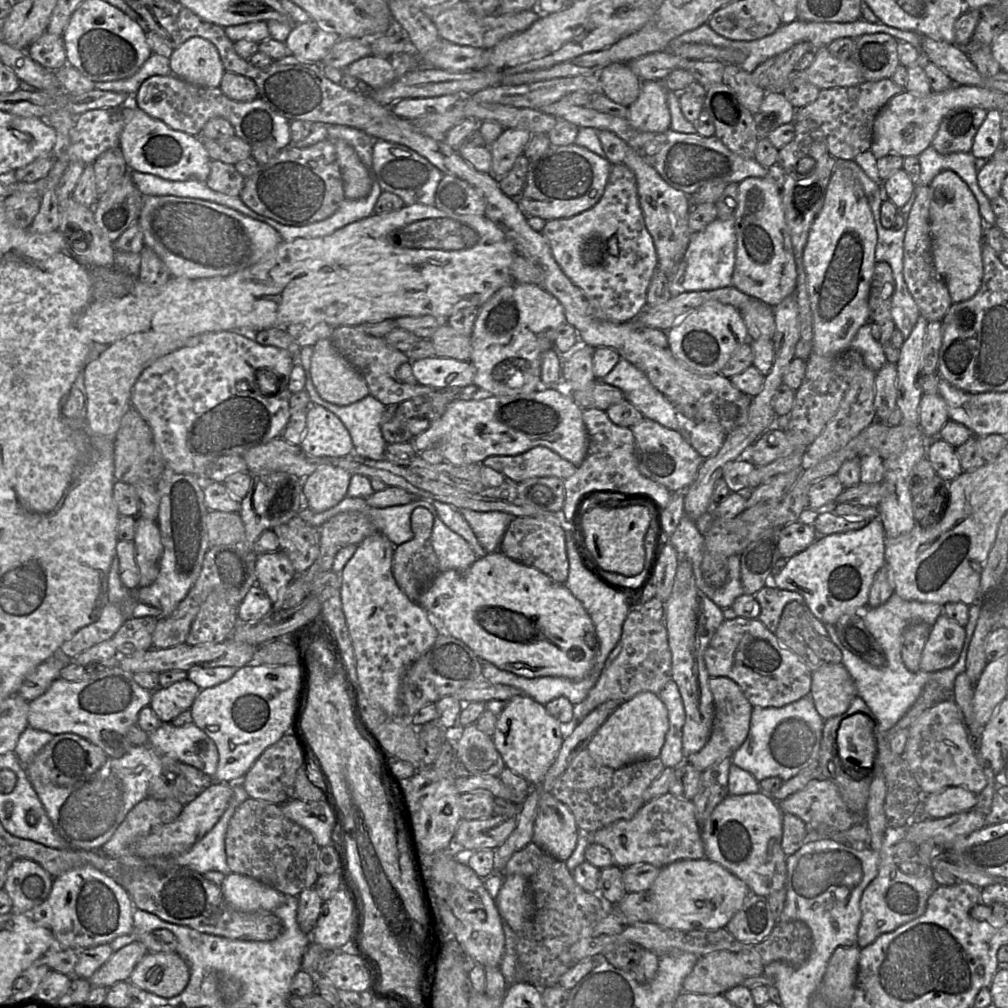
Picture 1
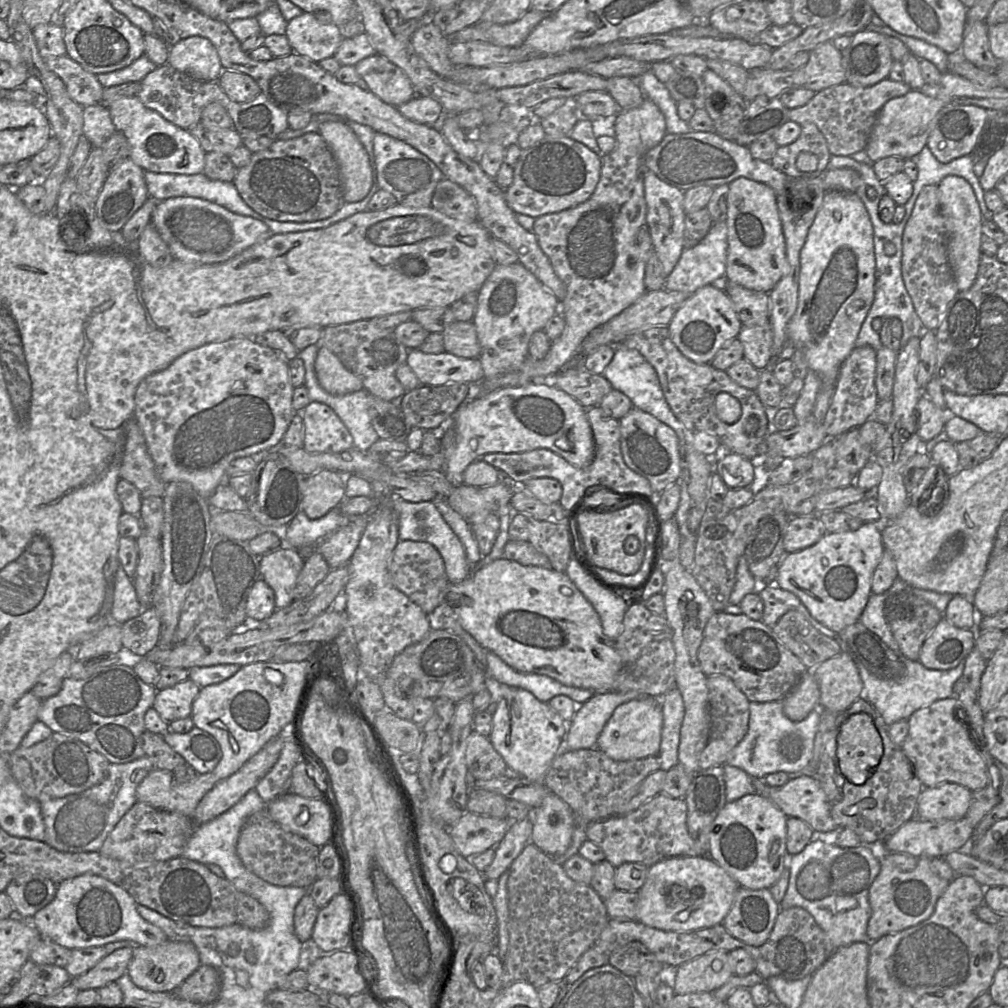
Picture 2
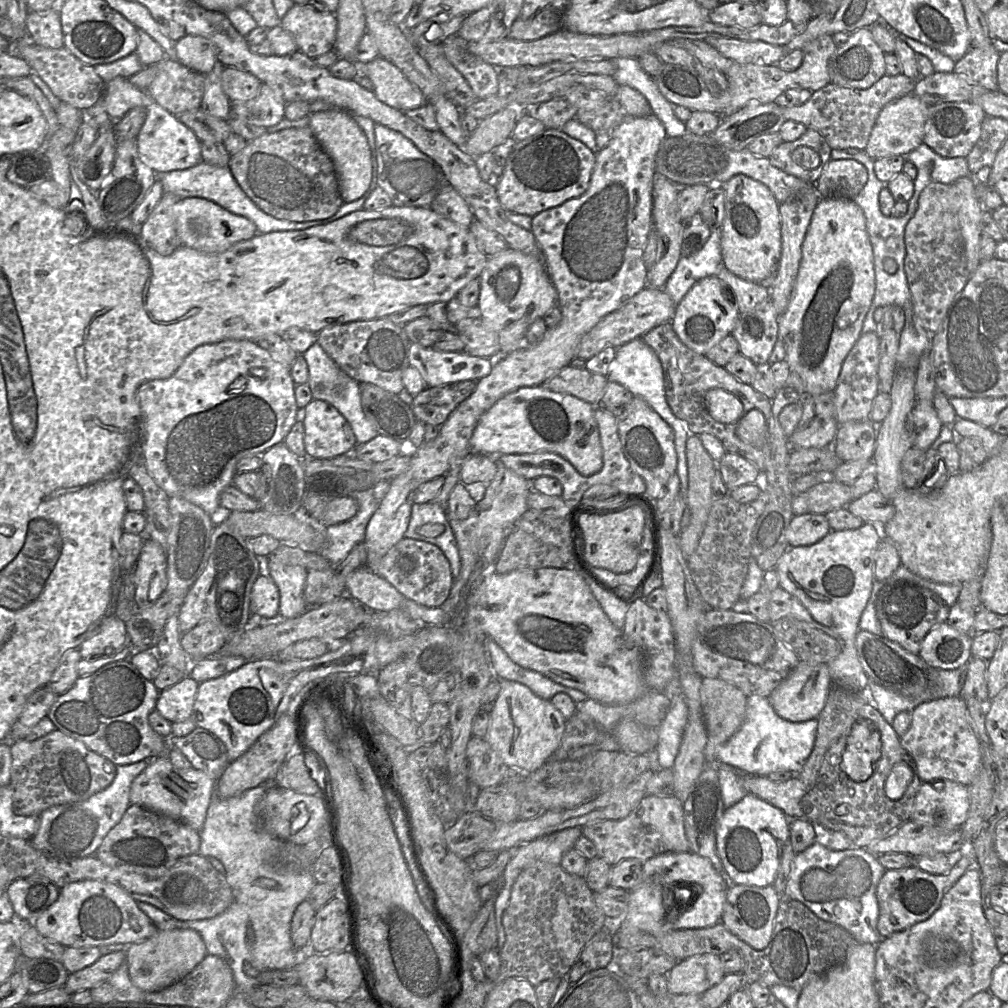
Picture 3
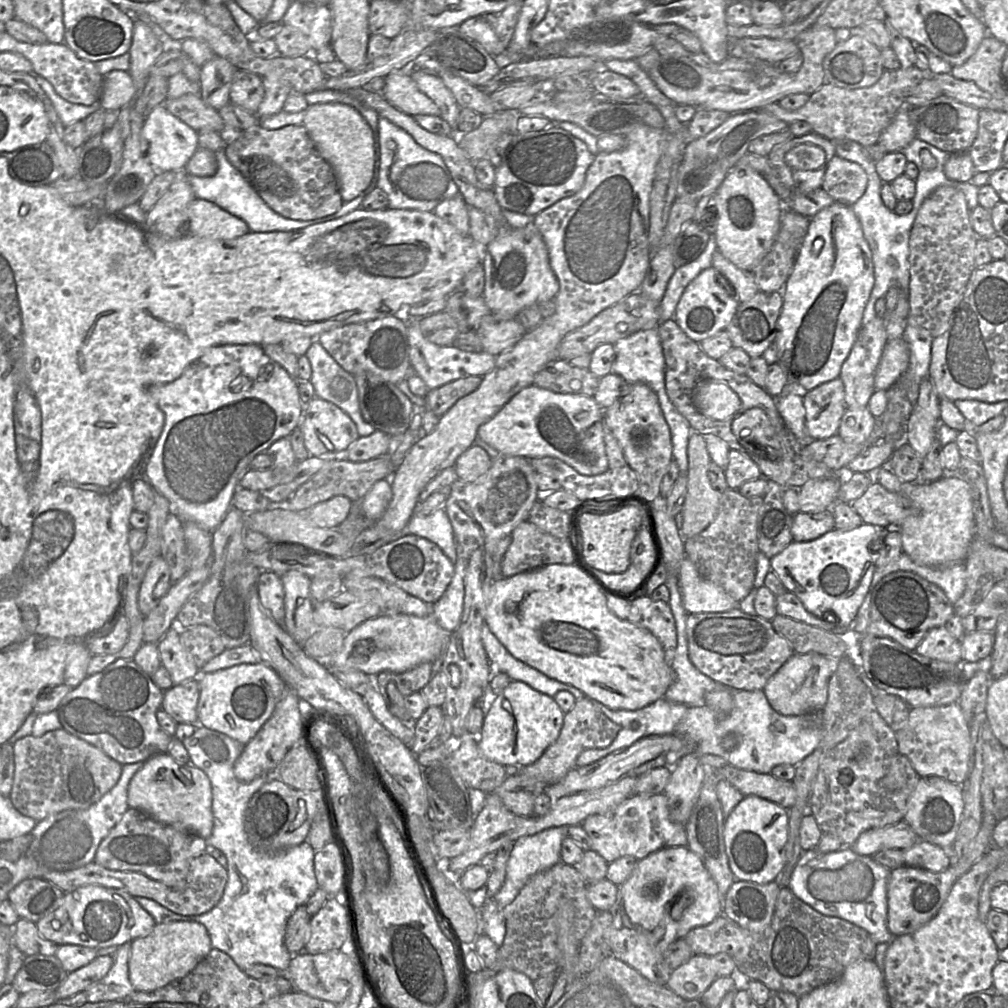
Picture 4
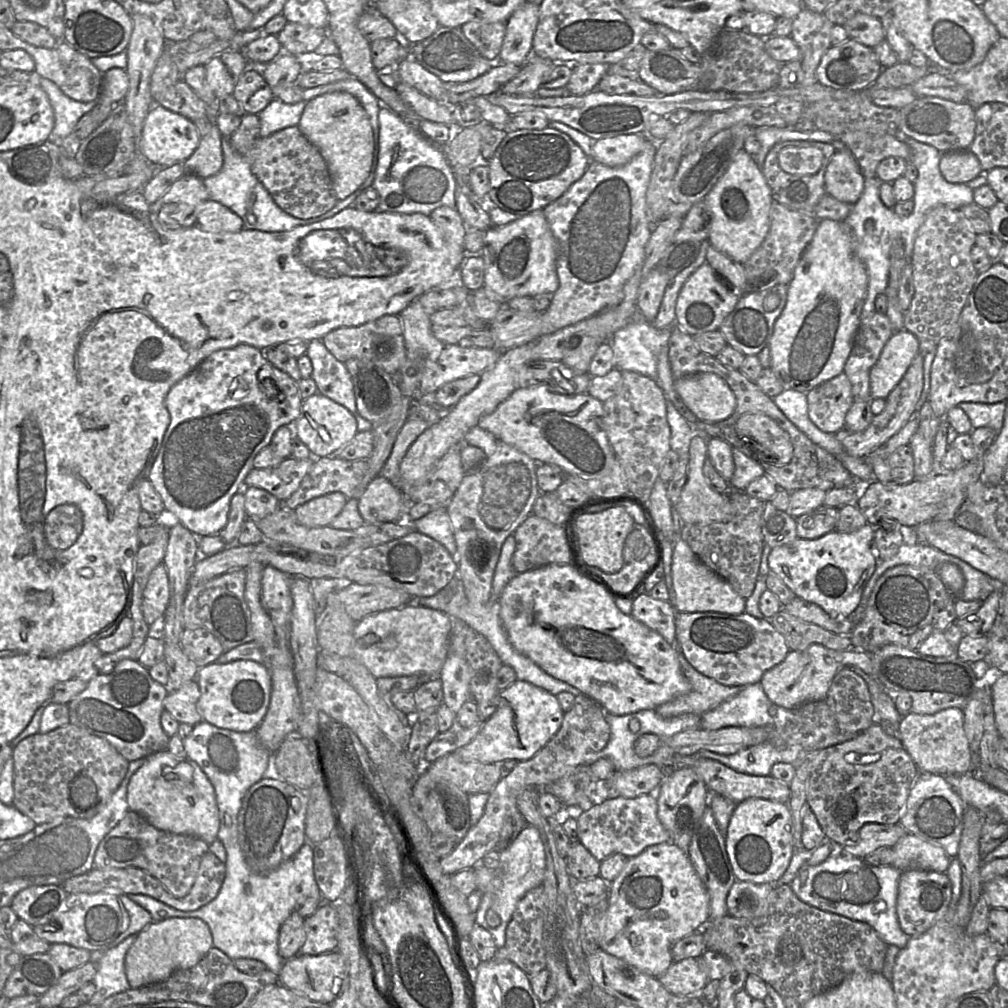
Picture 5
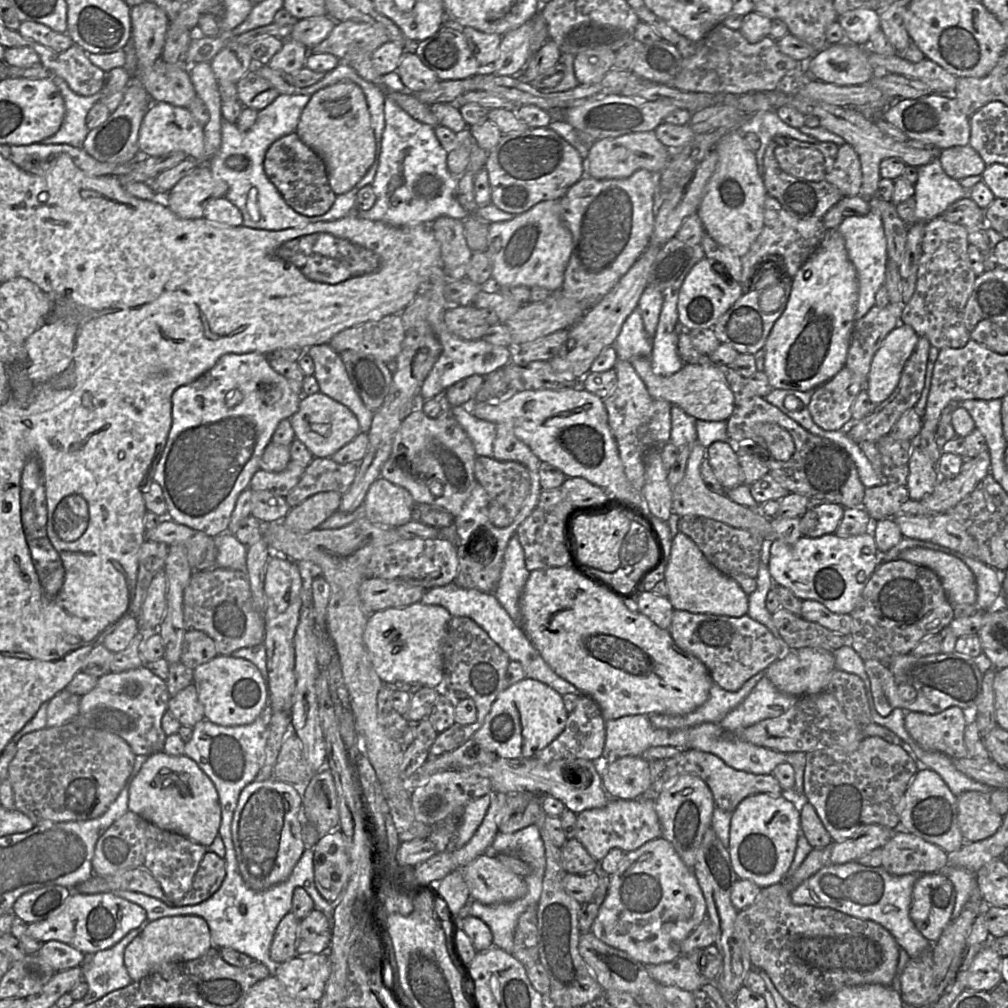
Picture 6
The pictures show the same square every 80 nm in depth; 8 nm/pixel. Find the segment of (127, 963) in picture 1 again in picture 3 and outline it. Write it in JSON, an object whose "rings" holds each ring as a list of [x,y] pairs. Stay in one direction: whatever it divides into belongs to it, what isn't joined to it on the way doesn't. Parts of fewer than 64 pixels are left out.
{"rings":[[[126,951],[112,952],[101,956],[95,963],[74,973],[70,973],[64,987],[69,994],[91,990],[108,981],[126,959]]]}

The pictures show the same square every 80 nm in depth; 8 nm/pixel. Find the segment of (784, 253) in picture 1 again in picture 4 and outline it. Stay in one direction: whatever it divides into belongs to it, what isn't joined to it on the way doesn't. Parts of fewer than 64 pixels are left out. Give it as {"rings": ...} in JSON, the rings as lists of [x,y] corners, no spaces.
{"rings":[[[735,165],[715,192],[717,249],[738,268],[752,272],[771,249],[781,226],[783,204],[766,179],[747,165]]]}

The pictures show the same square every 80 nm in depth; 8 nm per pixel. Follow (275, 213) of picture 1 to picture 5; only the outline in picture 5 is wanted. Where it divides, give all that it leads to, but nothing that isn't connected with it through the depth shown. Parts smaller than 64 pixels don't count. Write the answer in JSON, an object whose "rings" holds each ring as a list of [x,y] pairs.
{"rings":[[[245,113],[236,131],[229,137],[232,147],[245,156],[252,173],[286,213],[299,219],[320,216],[338,202],[332,178],[319,150],[301,133],[298,126],[261,137],[258,115]]]}

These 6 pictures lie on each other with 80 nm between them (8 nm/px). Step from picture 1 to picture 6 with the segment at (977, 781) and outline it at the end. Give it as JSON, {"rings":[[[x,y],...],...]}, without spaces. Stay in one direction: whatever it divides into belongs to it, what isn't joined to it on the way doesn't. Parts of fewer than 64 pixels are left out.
{"rings":[[[952,706],[938,714],[907,711],[905,729],[911,738],[926,751],[937,751],[950,759],[966,758],[964,731],[968,713]]]}

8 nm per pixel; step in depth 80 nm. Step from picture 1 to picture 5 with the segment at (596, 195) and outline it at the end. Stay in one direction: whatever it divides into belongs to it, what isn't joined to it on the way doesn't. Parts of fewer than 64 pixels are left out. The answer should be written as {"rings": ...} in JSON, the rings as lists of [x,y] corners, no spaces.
{"rings":[[[550,126],[541,130],[508,131],[492,158],[486,162],[490,181],[486,203],[519,216],[542,210],[560,198],[572,184],[578,181],[590,162],[591,159],[568,135]]]}

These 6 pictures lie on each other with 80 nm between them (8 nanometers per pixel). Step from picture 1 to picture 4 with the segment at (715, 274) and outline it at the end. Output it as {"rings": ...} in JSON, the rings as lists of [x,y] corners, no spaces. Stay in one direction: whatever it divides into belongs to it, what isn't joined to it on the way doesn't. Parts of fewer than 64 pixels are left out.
{"rings":[[[715,233],[711,234],[704,251],[694,261],[676,268],[660,302],[661,322],[673,319],[677,304],[689,283],[703,270],[713,267],[712,258],[717,250]]]}

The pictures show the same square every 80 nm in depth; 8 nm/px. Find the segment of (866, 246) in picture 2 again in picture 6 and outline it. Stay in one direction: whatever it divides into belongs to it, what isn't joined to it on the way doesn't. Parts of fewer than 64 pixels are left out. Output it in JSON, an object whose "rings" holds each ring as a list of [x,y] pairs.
{"rings":[[[827,229],[816,251],[792,278],[785,310],[764,345],[763,371],[772,388],[814,390],[845,366],[857,300],[857,272],[848,257],[844,237],[837,229]]]}

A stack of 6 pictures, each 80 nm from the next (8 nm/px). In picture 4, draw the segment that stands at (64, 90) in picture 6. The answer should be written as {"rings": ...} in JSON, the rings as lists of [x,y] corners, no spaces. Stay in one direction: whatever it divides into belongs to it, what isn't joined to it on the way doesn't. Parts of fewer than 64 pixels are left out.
{"rings":[[[32,72],[32,74],[34,75],[41,89],[51,100],[64,127],[78,121],[83,121],[87,116],[99,109],[100,100],[90,106],[73,104],[59,96],[48,80],[34,72]]]}

